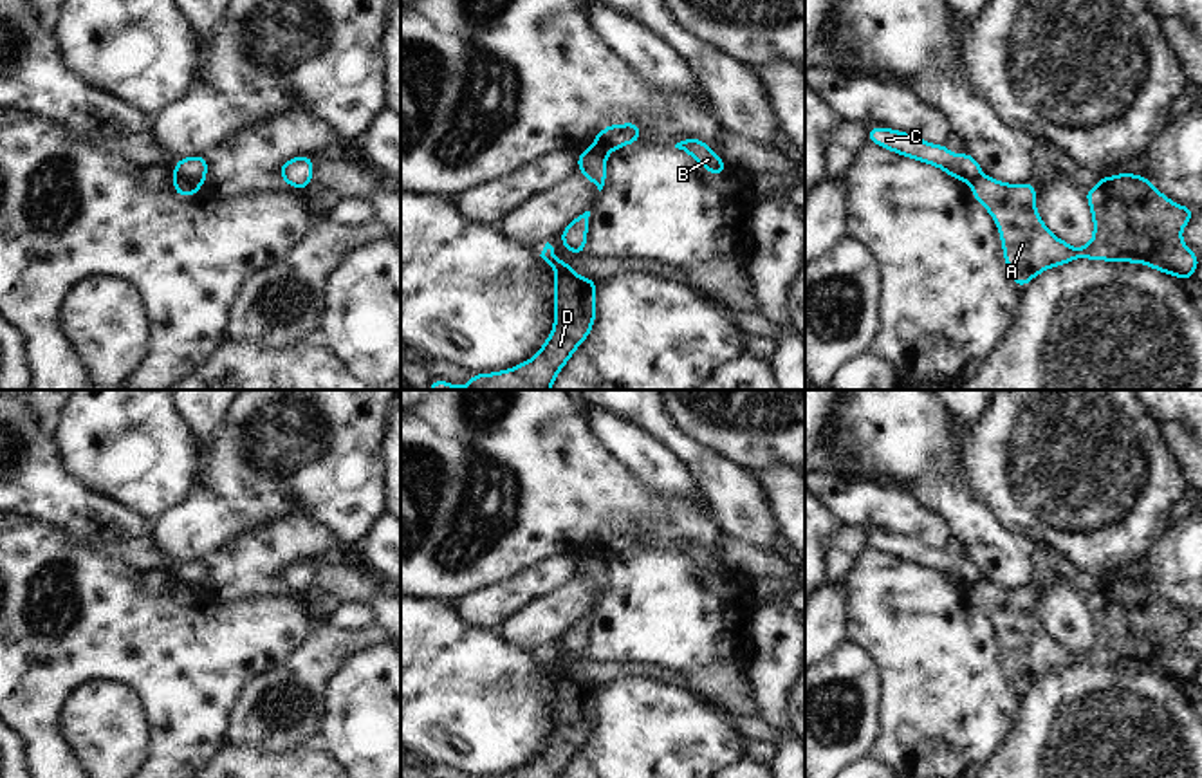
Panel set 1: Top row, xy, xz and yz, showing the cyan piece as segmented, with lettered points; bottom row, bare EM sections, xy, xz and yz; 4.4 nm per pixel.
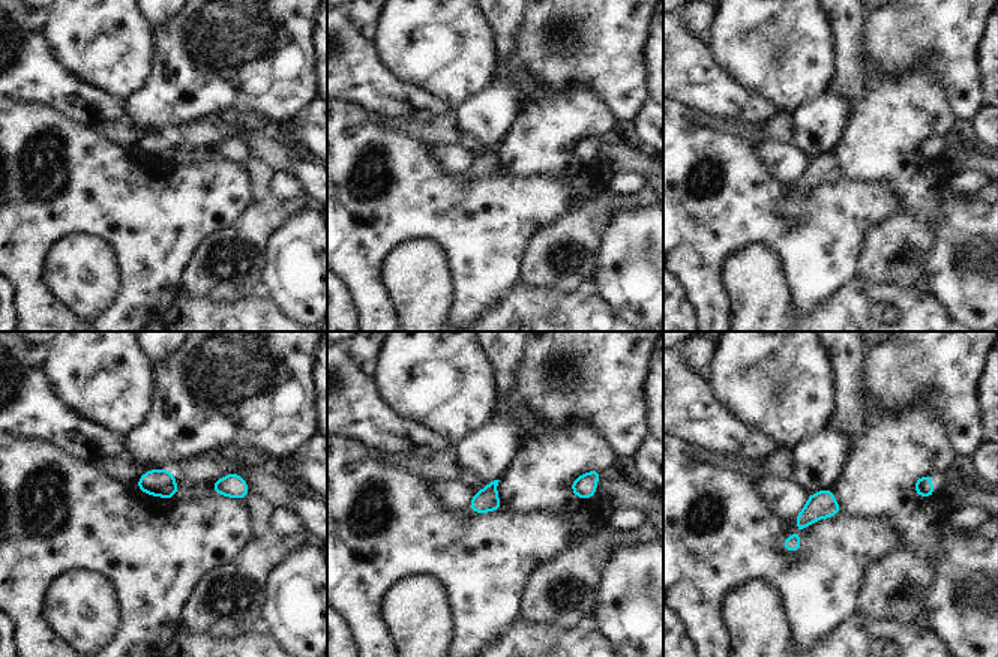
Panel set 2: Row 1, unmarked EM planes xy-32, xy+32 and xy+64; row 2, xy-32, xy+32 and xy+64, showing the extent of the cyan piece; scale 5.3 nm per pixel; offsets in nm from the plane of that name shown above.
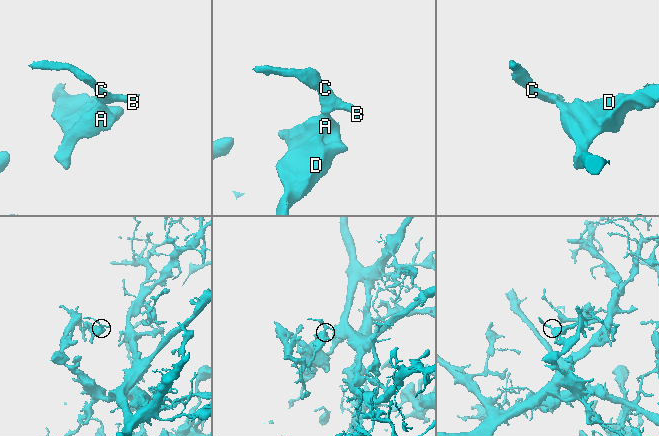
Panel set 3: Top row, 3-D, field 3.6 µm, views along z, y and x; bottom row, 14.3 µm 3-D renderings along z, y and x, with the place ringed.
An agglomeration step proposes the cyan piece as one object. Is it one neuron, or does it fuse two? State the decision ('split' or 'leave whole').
split

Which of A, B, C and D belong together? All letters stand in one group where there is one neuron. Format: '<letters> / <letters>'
A D / B C

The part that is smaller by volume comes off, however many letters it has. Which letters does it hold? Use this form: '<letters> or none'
B, C

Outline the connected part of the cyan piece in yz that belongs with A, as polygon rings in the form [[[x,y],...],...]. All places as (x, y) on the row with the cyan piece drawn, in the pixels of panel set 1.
[[[982,175],[971,182],[971,193],[996,222],[1005,265],[1018,287],[1076,258],[1146,264],[1182,282],[1200,264],[1180,238],[1195,211],[1164,197],[1142,175],[1101,177],[1092,190],[1083,191],[1094,218],[1094,236],[1081,249],[1049,231],[1036,213],[1034,182],[1005,184]]]

